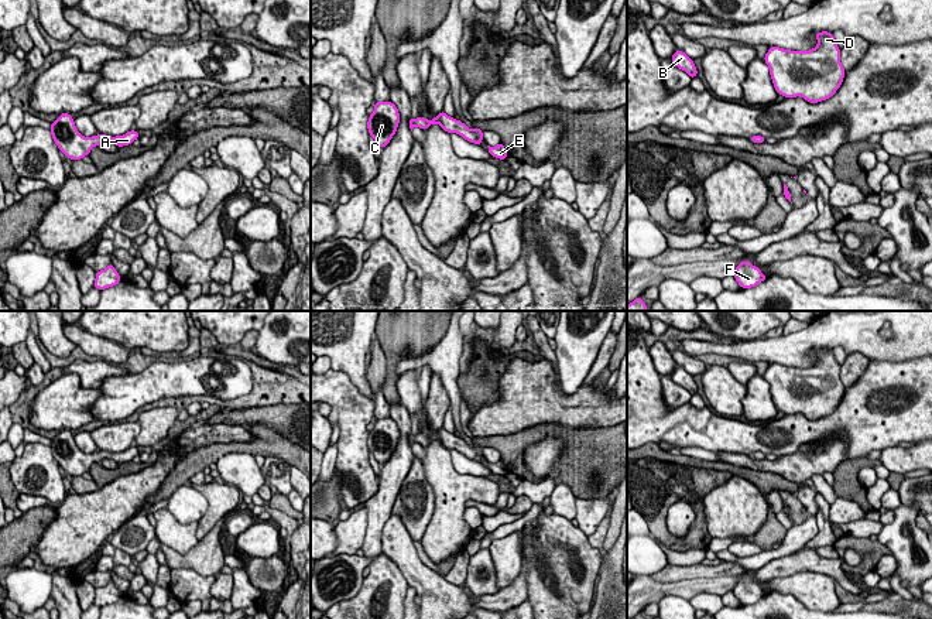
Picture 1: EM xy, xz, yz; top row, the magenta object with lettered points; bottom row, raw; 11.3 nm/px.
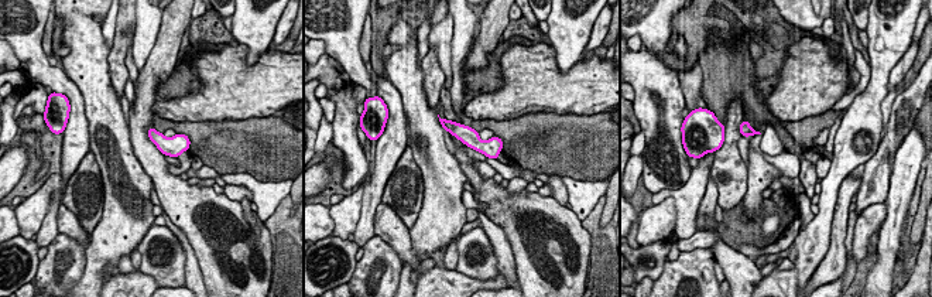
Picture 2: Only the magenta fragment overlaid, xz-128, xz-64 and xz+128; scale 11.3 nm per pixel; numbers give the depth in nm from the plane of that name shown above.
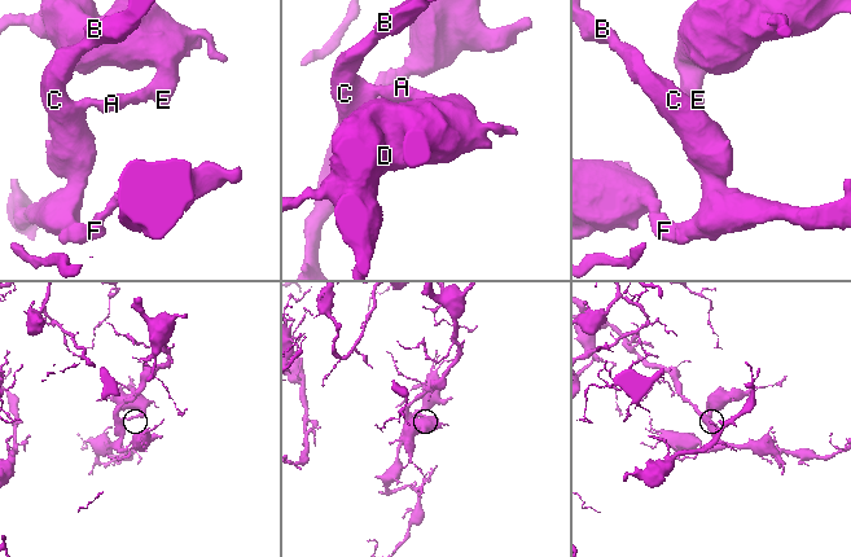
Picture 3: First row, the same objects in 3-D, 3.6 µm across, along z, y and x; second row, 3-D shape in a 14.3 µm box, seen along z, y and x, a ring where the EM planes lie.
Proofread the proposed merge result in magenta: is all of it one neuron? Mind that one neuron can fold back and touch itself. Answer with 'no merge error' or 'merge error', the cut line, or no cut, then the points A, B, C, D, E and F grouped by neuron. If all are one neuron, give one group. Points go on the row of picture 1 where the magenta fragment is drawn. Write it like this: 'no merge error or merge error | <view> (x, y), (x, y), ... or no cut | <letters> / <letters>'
no merge error | no cut | A B C D E F

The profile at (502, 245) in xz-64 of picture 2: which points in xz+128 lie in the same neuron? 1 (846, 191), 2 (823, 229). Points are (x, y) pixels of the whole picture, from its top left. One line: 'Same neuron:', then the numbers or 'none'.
Same neuron: 2

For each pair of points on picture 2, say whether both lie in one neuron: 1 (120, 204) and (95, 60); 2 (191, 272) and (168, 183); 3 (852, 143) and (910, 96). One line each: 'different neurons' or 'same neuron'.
1: same neuron
2: different neurons
3: different neurons

